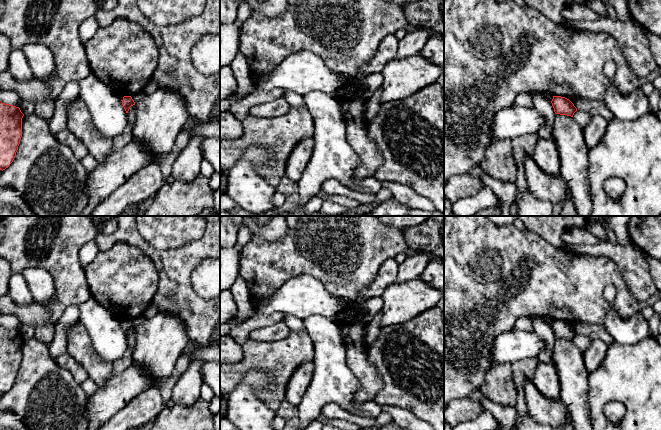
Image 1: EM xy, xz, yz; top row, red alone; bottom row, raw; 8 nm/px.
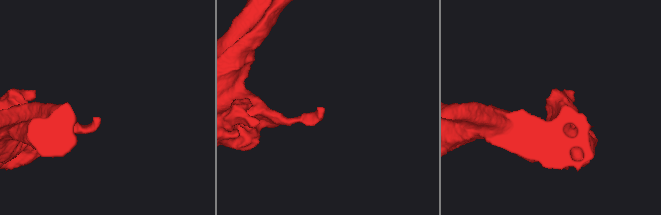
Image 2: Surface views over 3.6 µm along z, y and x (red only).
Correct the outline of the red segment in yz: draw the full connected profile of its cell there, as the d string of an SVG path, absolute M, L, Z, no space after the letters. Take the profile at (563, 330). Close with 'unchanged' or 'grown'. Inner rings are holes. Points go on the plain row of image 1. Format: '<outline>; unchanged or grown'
M553 320L551 327L556 338L573 341L574 337L577 335L574 328L565 321Z; unchanged

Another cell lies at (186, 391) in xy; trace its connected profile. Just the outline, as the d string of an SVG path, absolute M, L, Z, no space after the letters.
M200 359L190 361L188 369L178 379L171 396L171 401L176 405L191 406L200 398L204 362Z

